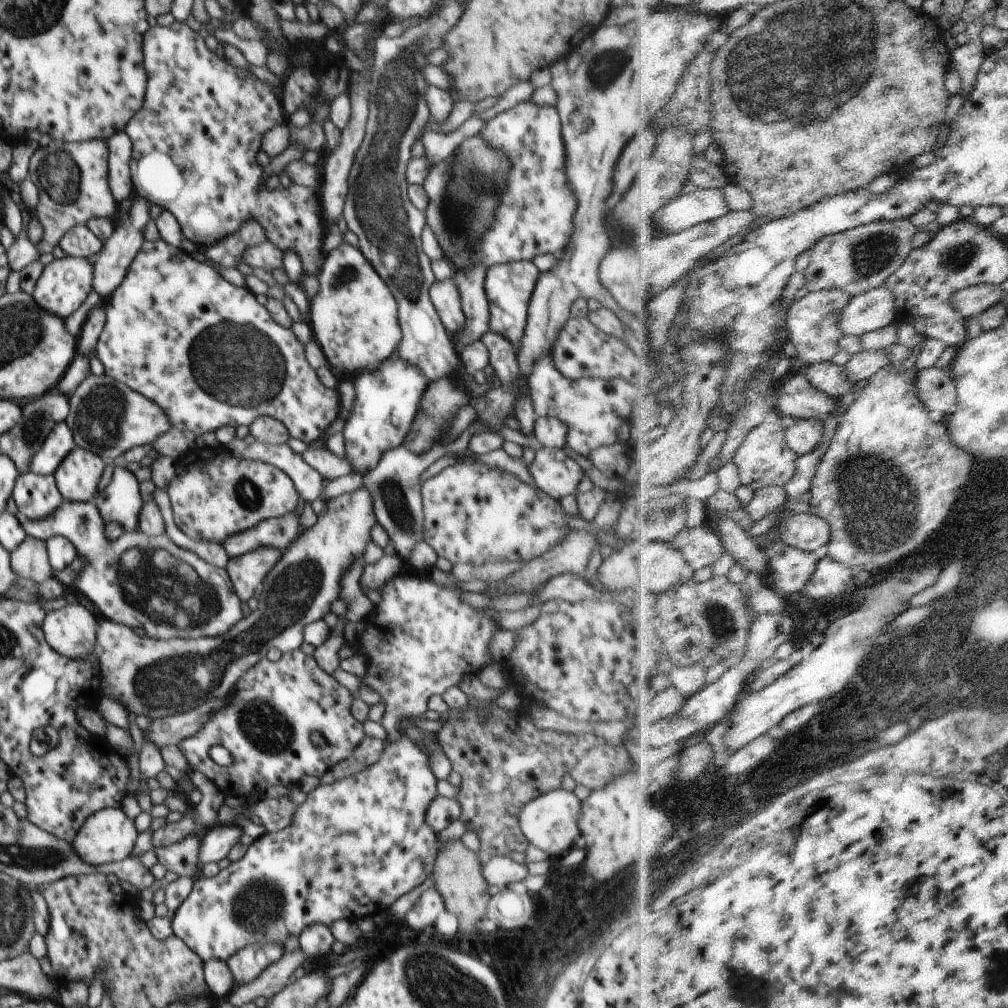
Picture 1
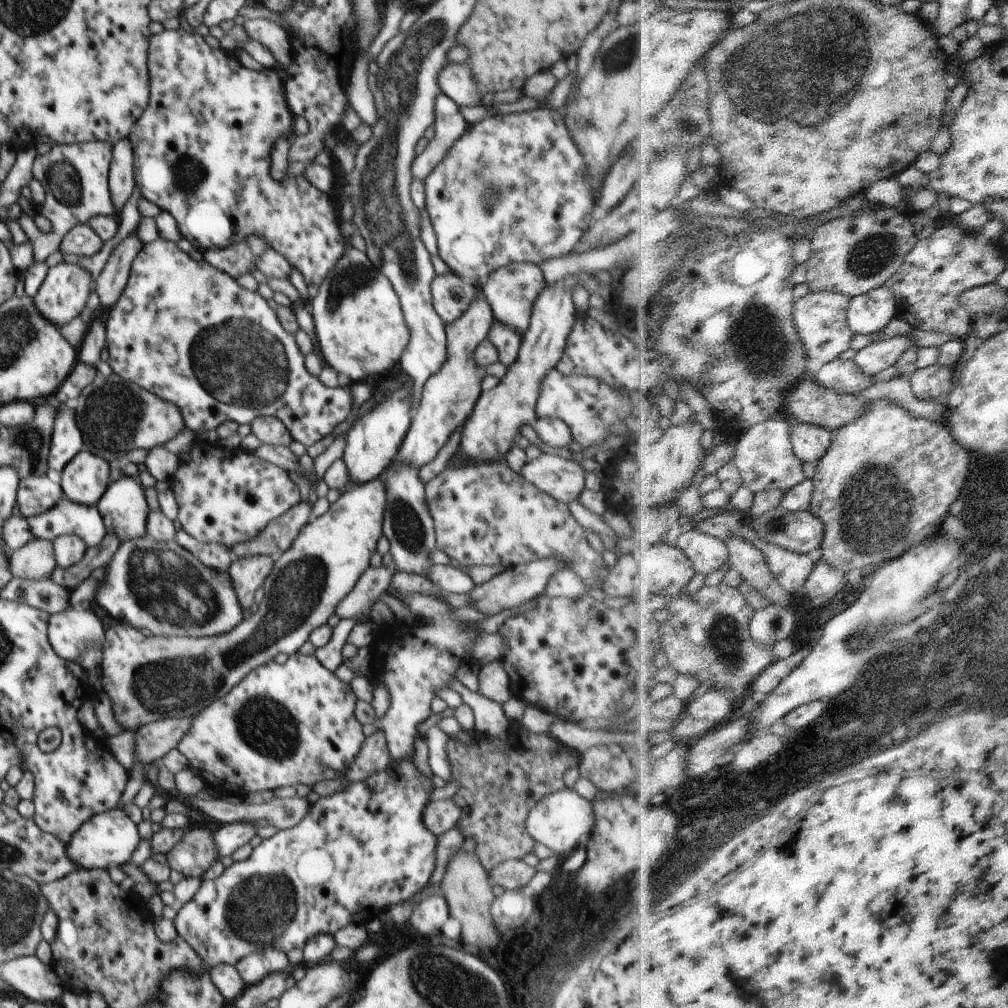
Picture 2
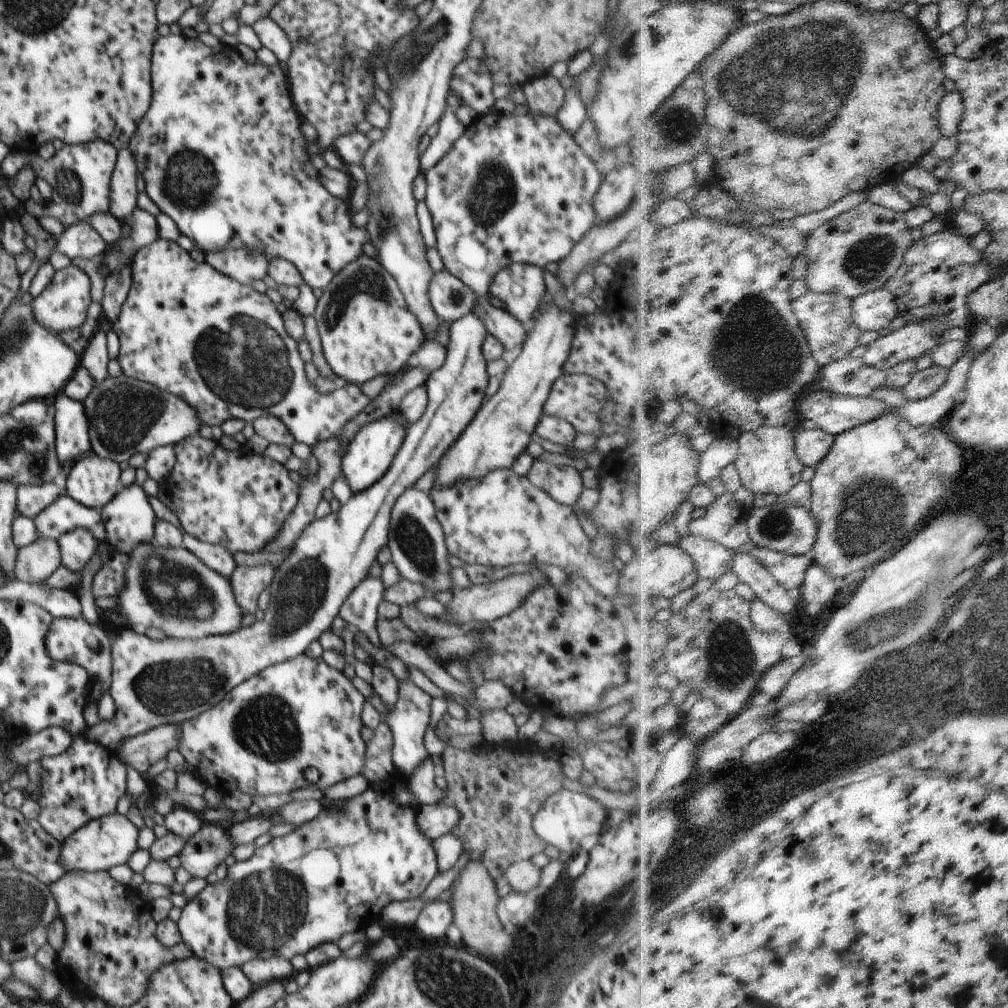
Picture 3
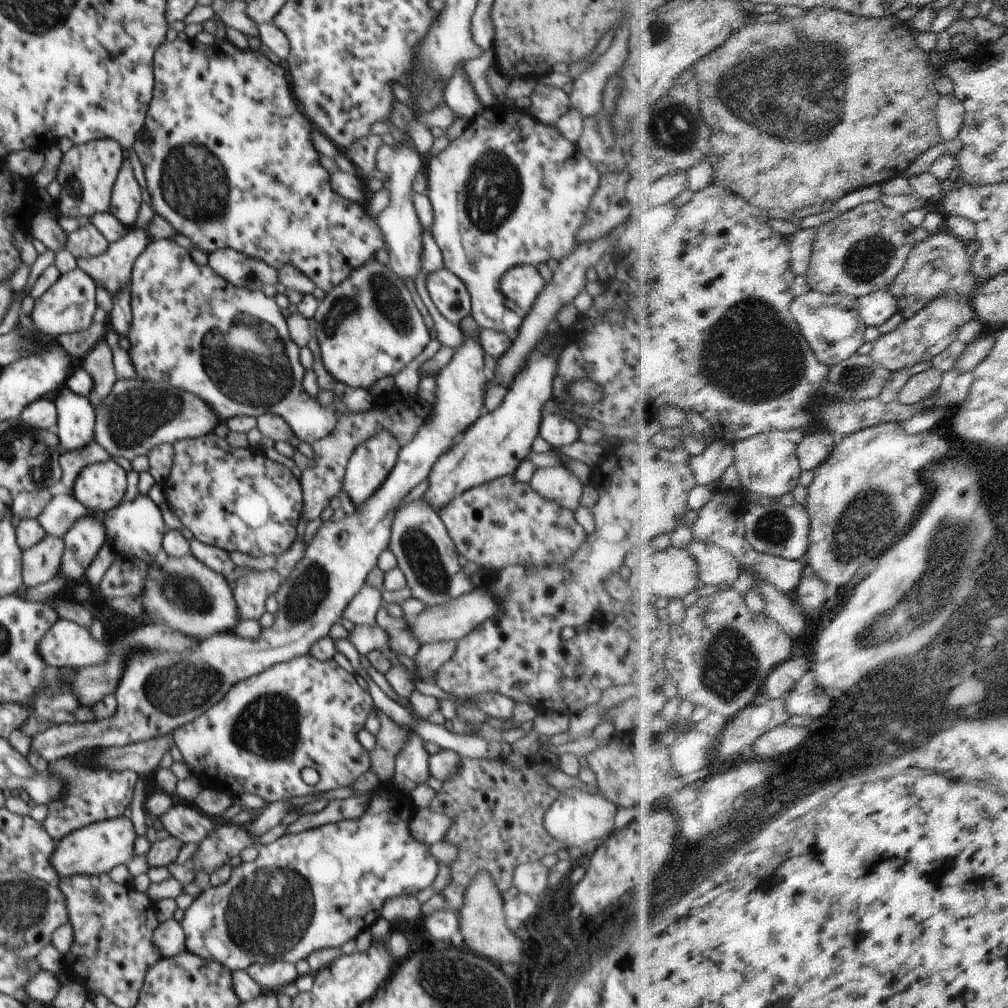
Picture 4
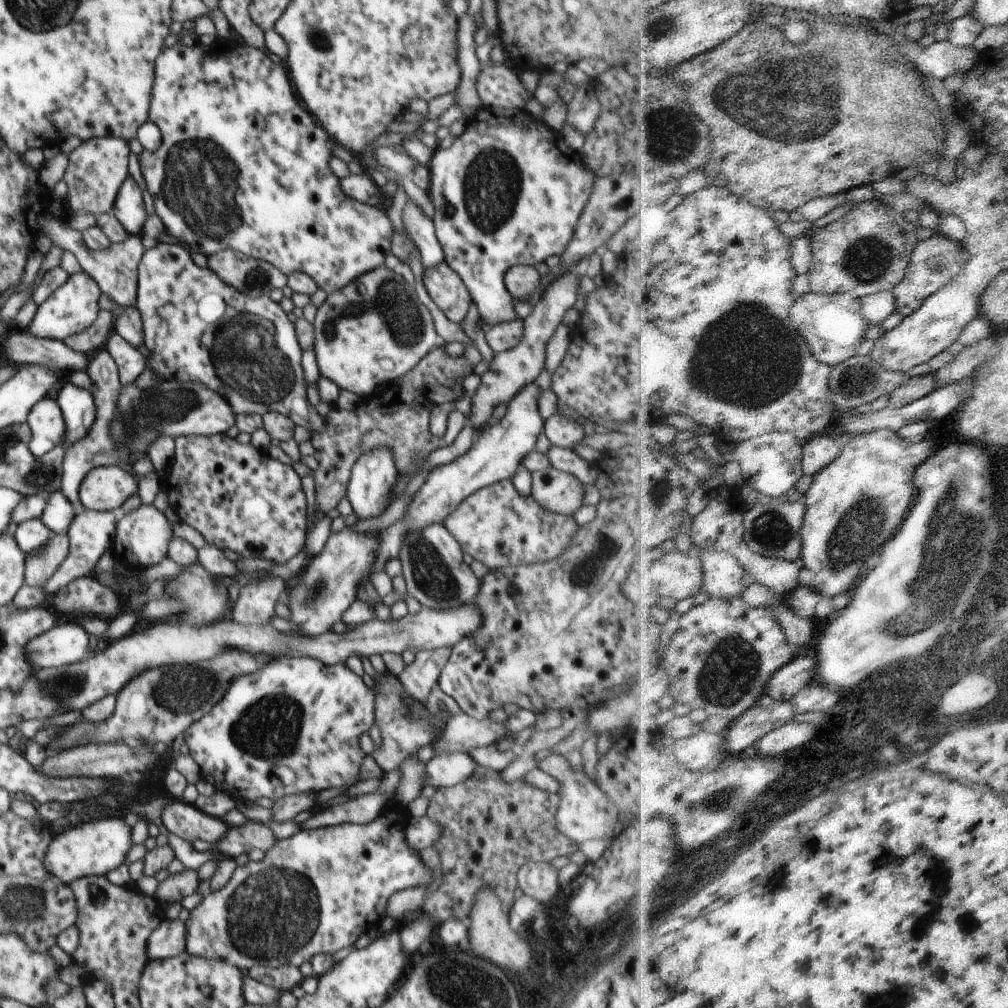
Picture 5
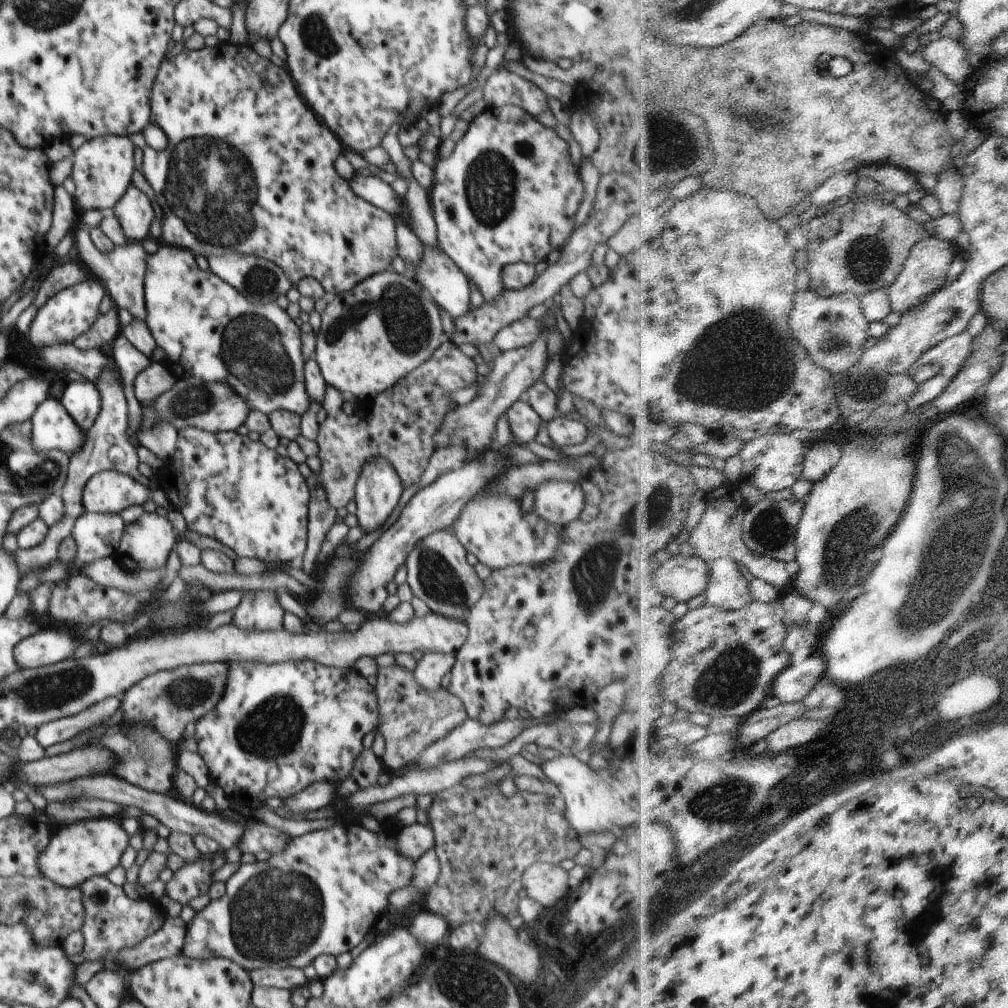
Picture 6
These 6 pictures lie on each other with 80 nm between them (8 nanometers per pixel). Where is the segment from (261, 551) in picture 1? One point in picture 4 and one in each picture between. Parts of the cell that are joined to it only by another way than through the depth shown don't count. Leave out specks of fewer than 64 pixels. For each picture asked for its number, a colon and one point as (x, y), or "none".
2: (247, 574)
3: (247, 583)
4: (250, 593)

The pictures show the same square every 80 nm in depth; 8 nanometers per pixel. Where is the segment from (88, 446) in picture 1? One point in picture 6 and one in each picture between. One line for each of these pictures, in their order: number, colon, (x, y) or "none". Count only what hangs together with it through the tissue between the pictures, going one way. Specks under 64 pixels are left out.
2: (116, 416)
3: (126, 416)
4: (138, 414)
5: (174, 408)
6: (211, 406)

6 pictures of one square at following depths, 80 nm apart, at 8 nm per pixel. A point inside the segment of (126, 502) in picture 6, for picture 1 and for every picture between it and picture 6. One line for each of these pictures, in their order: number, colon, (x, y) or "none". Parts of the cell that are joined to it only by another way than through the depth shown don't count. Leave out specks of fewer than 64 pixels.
1: (77, 477)
2: (86, 478)
3: (92, 481)
4: (100, 487)
5: (105, 488)

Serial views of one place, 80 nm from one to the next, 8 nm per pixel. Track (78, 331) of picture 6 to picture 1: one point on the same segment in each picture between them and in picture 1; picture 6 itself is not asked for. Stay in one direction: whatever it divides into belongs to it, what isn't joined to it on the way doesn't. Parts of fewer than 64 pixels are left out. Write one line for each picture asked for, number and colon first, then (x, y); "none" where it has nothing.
1: (65, 283)
2: (63, 295)
3: (63, 305)
4: (68, 306)
5: (73, 308)

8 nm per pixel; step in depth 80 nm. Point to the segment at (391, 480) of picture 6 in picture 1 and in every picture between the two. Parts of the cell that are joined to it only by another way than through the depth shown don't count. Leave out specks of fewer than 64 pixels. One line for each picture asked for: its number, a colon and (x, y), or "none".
1: (388, 398)
2: (373, 441)
3: (370, 453)
4: (371, 462)
5: (373, 477)

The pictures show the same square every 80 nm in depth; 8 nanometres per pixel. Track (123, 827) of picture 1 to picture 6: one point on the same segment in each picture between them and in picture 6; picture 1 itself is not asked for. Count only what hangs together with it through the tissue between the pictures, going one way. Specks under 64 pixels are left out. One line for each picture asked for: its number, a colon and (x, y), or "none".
2: (106, 840)
3: (102, 843)
4: (95, 849)
5: (95, 847)
6: (87, 848)

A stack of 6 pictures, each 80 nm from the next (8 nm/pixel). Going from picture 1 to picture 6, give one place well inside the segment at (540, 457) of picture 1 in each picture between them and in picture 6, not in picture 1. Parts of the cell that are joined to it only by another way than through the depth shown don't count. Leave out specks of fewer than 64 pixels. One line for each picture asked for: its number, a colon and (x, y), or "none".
2: (563, 479)
3: (564, 484)
4: (557, 484)
5: (558, 491)
6: (560, 502)

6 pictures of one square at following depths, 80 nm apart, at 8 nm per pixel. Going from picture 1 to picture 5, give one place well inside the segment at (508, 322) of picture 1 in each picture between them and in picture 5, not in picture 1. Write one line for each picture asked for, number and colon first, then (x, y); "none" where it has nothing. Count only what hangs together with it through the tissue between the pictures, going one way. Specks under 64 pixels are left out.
2: (512, 290)
3: (520, 286)
4: (522, 284)
5: (521, 281)

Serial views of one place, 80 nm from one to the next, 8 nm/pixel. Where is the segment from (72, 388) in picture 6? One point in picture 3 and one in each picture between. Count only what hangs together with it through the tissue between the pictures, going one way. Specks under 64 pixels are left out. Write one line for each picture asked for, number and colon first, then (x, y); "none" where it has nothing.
3: (72, 439)
4: (75, 428)
5: (78, 408)

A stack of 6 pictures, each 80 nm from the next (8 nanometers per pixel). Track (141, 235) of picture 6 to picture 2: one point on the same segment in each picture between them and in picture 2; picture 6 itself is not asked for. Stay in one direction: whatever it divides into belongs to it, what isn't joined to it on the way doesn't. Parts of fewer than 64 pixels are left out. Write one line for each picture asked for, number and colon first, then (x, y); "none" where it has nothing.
2: (121, 174)
3: (123, 193)
4: (126, 198)
5: (129, 209)

